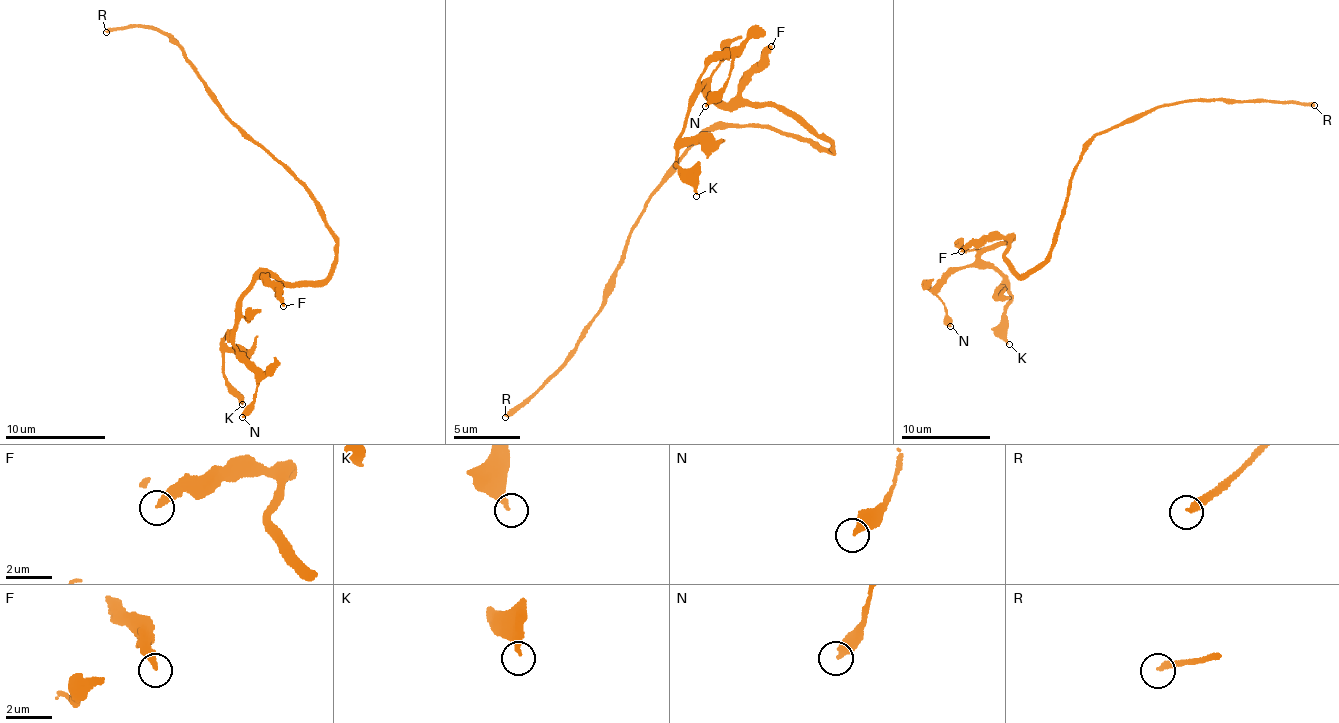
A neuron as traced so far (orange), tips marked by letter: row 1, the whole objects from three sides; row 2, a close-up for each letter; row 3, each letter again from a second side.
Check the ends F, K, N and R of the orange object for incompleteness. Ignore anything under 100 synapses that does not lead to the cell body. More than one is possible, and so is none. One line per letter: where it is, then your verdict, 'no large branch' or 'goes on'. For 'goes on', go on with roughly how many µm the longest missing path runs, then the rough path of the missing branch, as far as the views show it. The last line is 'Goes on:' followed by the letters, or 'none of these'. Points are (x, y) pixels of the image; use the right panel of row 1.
F: place (961, 251); no large branch
K: place (1009, 344); no large branch
N: place (950, 326); no large branch
R: place (1314, 105); goes on; missing 130 µm
Goes on: R

